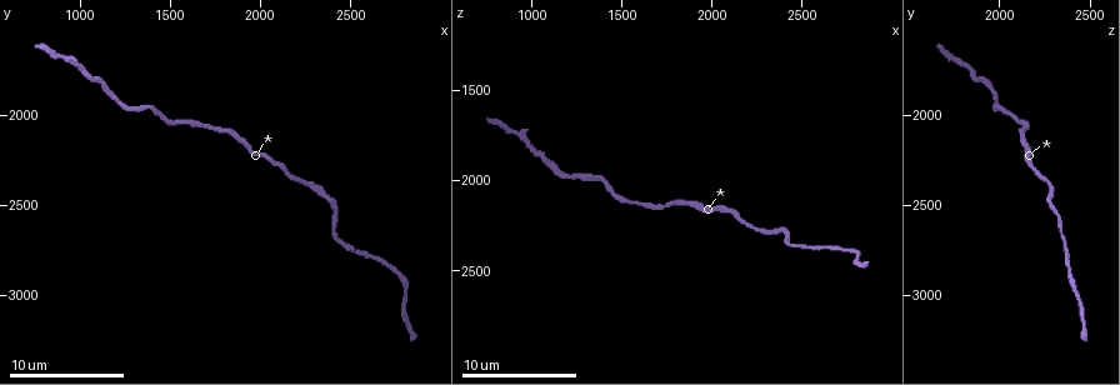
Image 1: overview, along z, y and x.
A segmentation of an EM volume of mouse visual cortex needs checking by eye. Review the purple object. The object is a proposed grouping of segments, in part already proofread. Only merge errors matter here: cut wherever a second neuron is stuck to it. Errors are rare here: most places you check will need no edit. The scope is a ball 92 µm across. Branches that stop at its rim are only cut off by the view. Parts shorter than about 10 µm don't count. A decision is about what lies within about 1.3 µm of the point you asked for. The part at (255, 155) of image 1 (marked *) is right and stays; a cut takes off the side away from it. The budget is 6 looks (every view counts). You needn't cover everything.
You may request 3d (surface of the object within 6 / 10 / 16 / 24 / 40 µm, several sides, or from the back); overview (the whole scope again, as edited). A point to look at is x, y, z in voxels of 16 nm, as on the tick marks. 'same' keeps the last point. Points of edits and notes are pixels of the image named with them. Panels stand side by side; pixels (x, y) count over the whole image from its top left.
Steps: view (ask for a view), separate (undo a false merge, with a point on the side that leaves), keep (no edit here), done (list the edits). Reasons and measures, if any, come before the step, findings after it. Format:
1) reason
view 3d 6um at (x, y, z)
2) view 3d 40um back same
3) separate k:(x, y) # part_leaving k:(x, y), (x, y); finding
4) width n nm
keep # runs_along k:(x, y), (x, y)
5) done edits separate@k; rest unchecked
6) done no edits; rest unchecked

calibre changes
view 3d 10um at (2260, 2360, 2260)

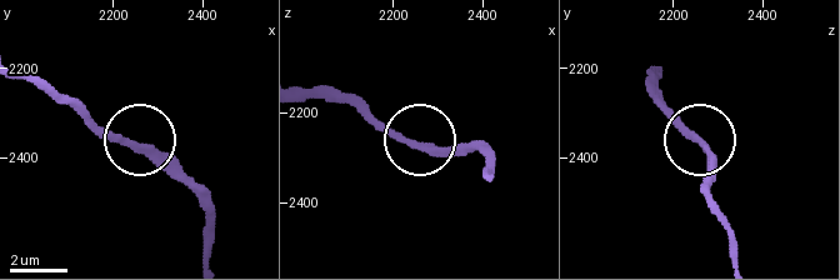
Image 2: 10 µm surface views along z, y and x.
view 3d 10um back at (2250, 2375, 2270)

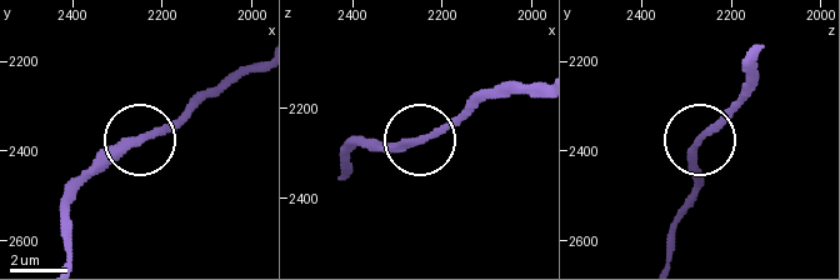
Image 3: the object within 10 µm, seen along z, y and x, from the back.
width 240 nm
keep # runs_along 3:(256, 71), (228, 76), (199, 94), (126, 144), (73, 199); continuous, no second neuron

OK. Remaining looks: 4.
calibre changes
view 3d 6um at (2420, 2580, 2340)

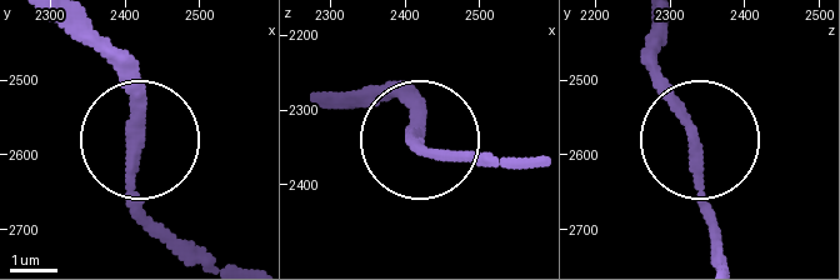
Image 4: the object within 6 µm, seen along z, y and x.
keep # runs_along 4:(69, 29), (121, 89), (141, 149), (129, 196), (161, 240); all the same neuron

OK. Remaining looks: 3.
calibre changes
view 3d 16um at (1260, 1940, 1980)

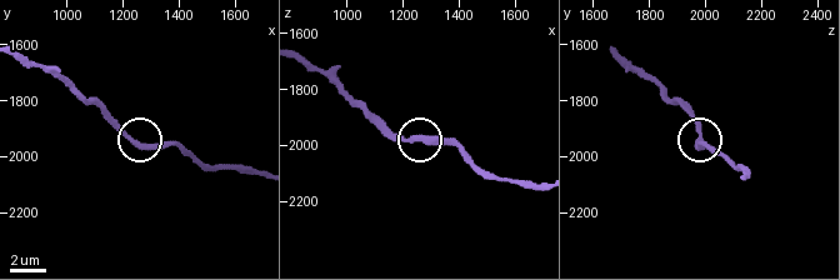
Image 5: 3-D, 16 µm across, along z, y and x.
keep # runs_along 5:(259, 174), (200, 168), (174, 144), (138, 140), (104, 109); all the same neuron

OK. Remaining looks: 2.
done no edits; rest unchecked

